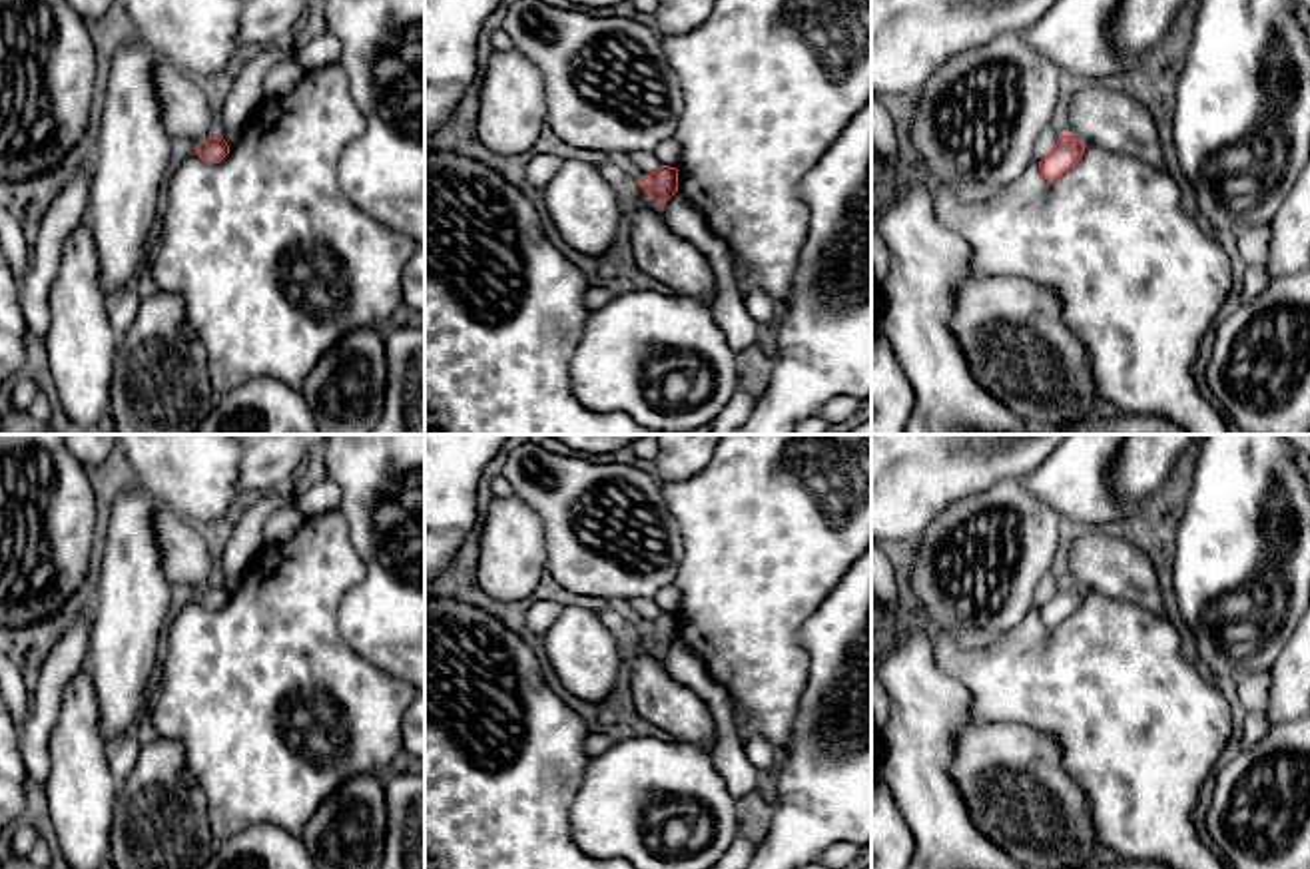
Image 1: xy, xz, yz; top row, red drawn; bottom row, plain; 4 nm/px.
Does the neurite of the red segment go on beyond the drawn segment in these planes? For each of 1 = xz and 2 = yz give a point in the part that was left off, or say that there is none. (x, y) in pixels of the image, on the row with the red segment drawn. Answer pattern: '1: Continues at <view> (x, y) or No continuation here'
1: No continuation here
2: No continuation here

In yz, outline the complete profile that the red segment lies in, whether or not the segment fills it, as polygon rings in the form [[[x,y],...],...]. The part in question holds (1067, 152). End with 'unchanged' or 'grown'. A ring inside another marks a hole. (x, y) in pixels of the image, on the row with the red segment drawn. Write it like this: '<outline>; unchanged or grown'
[[[1063,136],[1053,151],[1039,161],[1043,177],[1053,183],[1065,171],[1073,169],[1083,153],[1085,145],[1079,140]]]; unchanged

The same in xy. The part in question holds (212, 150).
[[[213,134],[195,145],[195,151],[205,163],[219,163],[229,153],[229,145],[219,134]]]; unchanged

